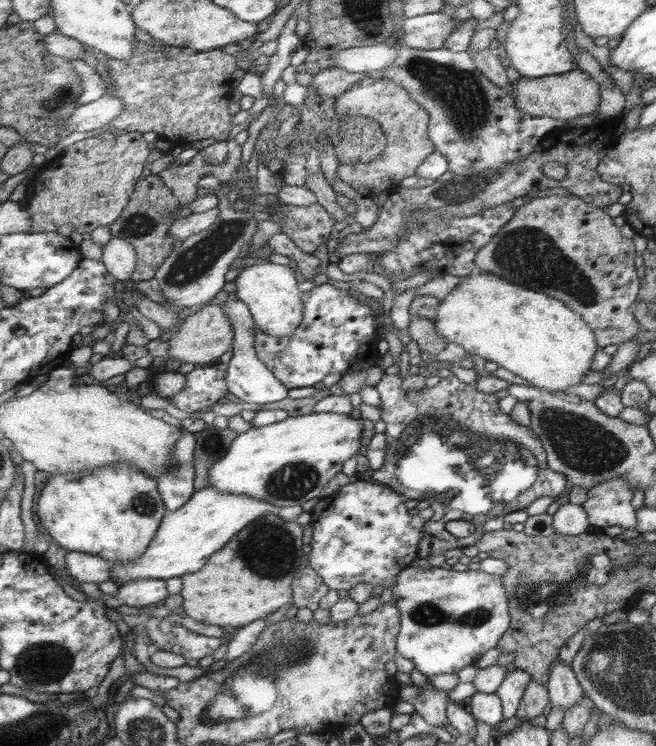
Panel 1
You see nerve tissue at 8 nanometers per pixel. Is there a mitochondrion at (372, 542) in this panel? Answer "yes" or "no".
no

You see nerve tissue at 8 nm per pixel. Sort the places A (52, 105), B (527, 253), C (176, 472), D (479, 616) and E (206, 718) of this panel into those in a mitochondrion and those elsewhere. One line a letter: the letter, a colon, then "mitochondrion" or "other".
A: mitochondrion
B: mitochondrion
C: mitochondrion
D: mitochondrion
E: mitochondrion

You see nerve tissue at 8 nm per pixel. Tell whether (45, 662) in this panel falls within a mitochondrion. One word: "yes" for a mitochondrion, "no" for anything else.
yes

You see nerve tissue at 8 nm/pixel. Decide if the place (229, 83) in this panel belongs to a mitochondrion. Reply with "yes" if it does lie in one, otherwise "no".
no

